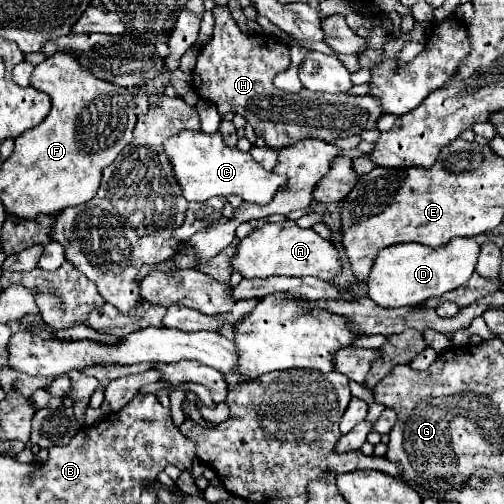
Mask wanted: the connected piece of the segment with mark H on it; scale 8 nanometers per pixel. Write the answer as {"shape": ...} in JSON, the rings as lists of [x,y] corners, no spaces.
{"shape":[[[216,6],[214,16],[214,34],[198,54],[196,68],[192,70],[192,88],[200,98],[210,100],[220,114],[232,112],[244,116],[268,146],[286,148],[304,138],[320,138],[324,142],[348,138],[376,128],[384,116],[380,100],[370,94],[352,96],[308,90],[290,94],[276,88],[274,76],[290,66],[288,46],[268,34],[244,34],[228,6]]]}

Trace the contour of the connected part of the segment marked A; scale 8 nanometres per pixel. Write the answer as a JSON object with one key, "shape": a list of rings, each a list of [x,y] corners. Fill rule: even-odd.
{"shape":[[[284,220],[278,224],[264,224],[256,228],[238,246],[232,258],[234,270],[244,278],[268,278],[268,276],[314,276],[322,280],[332,280],[340,270],[342,262],[336,246],[316,234],[312,228],[298,228],[296,222]]]}

